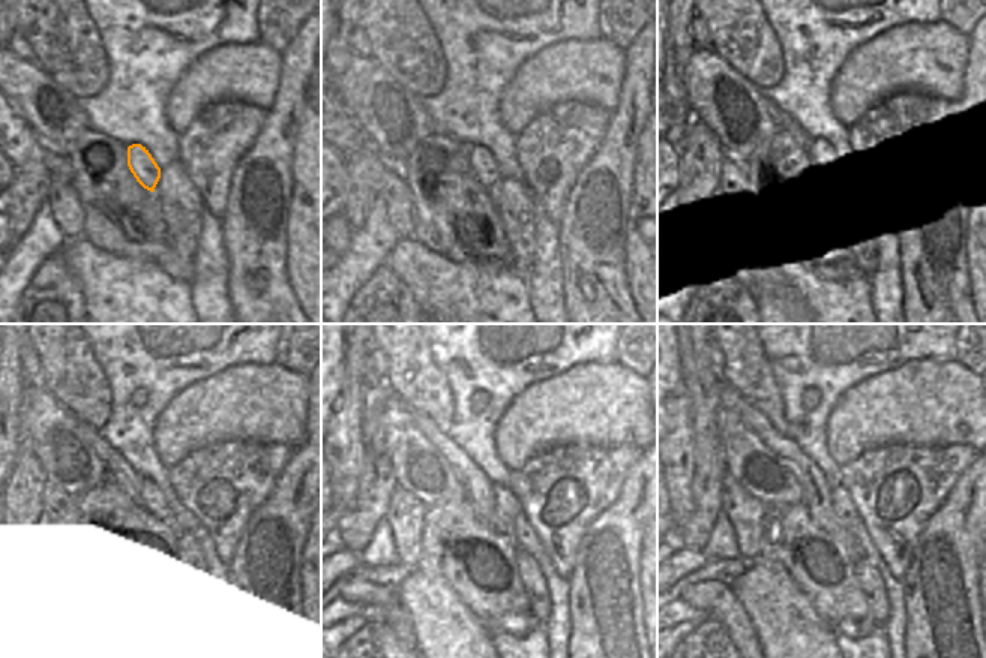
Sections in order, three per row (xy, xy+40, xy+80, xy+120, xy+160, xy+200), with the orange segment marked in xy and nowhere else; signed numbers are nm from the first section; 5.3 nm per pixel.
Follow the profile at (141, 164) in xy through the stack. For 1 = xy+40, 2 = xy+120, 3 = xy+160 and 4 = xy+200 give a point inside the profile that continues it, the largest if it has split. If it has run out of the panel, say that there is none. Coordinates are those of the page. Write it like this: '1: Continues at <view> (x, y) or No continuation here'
1: Continues at xy+40 (483, 165)
2: Continues at xy+120 (150, 498)
3: Continues at xy+160 (508, 507)
4: Continues at xy+200 (844, 507)

